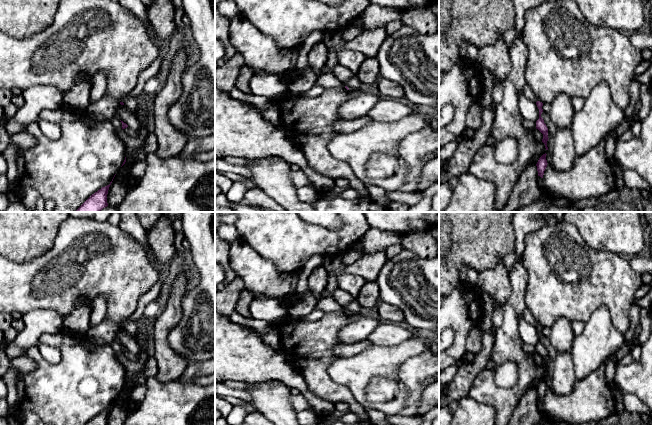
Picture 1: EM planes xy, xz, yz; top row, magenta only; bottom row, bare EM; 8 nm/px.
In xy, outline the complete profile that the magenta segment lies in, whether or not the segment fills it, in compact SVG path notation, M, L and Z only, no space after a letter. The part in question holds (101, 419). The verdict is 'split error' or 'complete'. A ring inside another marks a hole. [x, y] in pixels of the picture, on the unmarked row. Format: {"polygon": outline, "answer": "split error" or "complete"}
{"polygon": "M112 405L109 409L102 411L97 416L92 418L86 425L107 425L107 418L111 407Z", "answer": "complete"}

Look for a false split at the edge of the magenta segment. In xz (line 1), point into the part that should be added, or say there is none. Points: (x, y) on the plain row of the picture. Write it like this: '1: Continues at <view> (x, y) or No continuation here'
1: No continuation here

